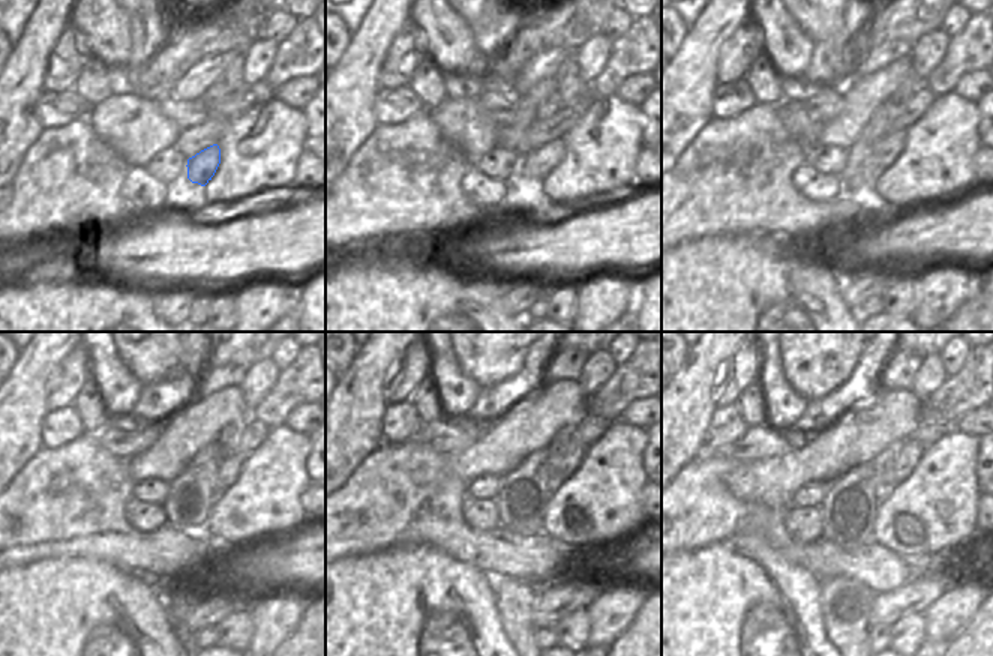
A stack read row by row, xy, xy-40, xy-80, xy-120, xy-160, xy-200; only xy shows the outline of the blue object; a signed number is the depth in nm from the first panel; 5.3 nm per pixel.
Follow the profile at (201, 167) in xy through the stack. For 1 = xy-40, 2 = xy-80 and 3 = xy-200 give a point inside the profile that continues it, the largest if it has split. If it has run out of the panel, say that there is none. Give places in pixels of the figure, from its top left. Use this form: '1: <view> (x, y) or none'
1: xy-40 (537, 164)
2: xy-80 (885, 150)
3: xy-200 (911, 451)

